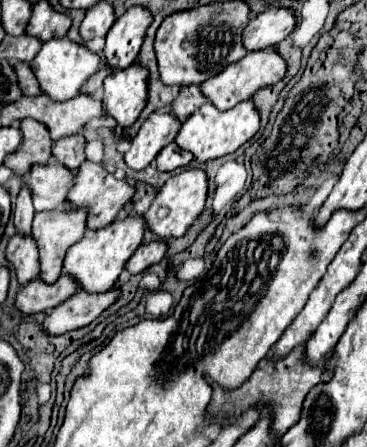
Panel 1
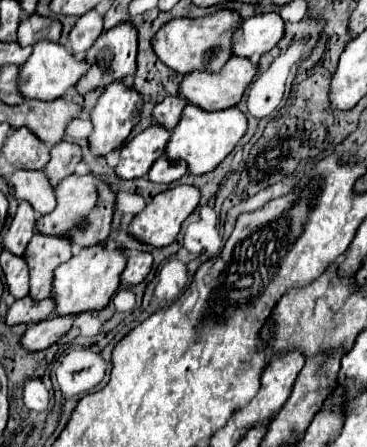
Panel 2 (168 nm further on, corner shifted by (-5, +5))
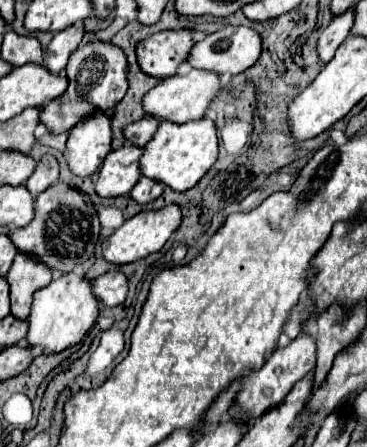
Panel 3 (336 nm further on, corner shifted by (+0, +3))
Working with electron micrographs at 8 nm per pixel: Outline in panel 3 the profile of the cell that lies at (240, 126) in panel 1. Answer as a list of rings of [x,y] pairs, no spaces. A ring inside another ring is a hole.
[[[210,119],[188,121],[184,125],[158,125],[154,137],[144,147],[140,157],[140,173],[148,179],[154,179],[172,191],[188,191],[192,189],[206,171],[214,165],[218,157],[218,137],[216,125]]]

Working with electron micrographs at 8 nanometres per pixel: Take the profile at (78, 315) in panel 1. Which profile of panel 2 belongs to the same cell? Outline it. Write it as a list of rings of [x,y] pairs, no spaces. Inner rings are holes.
[[[55,315],[55,317],[49,317],[49,319],[39,321],[37,325],[31,325],[27,329],[27,333],[23,335],[23,345],[29,351],[47,349],[59,337],[63,337],[65,333],[69,333],[69,329],[73,327],[75,317],[77,315]]]

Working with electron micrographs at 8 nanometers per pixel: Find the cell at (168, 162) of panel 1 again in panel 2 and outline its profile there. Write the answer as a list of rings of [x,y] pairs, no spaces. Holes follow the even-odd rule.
[[[161,155],[153,163],[153,167],[149,169],[147,177],[153,183],[171,183],[171,181],[177,181],[185,173],[187,173],[187,163],[185,161],[169,161],[167,155]]]

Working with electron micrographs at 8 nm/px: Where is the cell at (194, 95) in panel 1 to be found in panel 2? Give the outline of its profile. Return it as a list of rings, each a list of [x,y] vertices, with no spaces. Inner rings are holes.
[[[181,95],[175,97],[167,97],[163,99],[155,109],[153,109],[153,119],[163,125],[165,129],[173,131],[173,127],[179,123],[183,109],[187,107],[187,101]]]

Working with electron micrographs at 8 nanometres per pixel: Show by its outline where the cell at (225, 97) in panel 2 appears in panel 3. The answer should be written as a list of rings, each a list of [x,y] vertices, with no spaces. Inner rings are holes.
[[[192,69],[184,77],[174,75],[174,77],[162,79],[156,87],[152,87],[144,95],[142,107],[148,117],[156,117],[160,121],[170,121],[170,123],[186,123],[192,119],[202,119],[204,111],[208,109],[208,105],[218,93],[220,93],[220,77],[216,77],[216,73]]]

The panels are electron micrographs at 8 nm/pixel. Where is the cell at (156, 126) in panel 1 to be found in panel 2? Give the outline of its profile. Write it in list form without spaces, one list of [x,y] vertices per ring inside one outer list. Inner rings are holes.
[[[149,127],[143,133],[135,135],[121,149],[121,161],[115,167],[115,173],[123,179],[135,179],[147,175],[151,165],[163,155],[167,143],[171,139],[171,131],[165,127]]]

